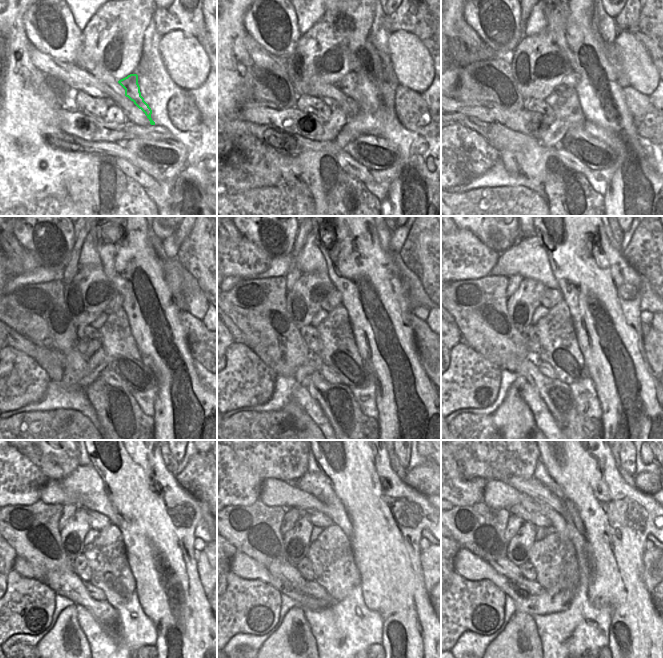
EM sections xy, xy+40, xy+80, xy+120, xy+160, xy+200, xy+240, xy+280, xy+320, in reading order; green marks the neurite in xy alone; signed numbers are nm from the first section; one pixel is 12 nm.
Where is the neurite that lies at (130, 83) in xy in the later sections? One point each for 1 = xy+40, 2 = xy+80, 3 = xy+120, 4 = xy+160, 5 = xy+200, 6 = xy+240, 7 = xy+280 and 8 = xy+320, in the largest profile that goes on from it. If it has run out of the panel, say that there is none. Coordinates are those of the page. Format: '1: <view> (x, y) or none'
1: xy+40 (348, 84)
2: xy+80 (571, 80)
3: xy+120 (116, 303)
4: xy+160 (334, 299)
5: xy+200 (552, 297)
6: xy+240 (54, 492)
7: xy+280 (274, 492)
8: xy+320 (498, 495)

